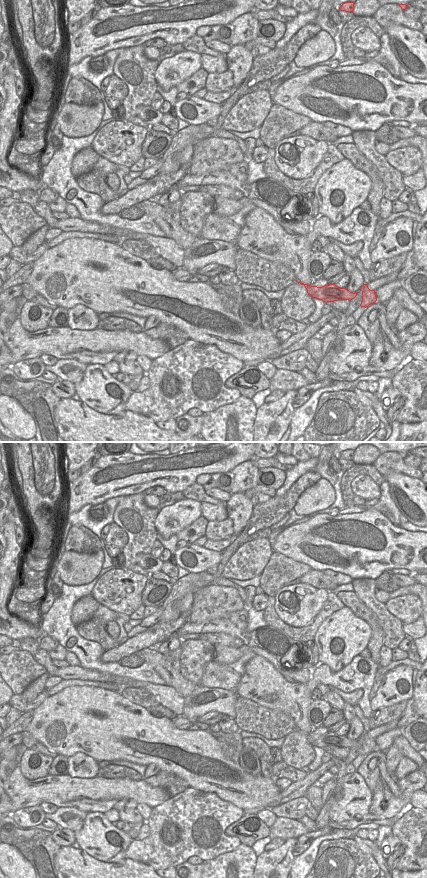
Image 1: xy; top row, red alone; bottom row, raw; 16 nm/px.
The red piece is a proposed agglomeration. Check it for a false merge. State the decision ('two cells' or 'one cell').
two cells

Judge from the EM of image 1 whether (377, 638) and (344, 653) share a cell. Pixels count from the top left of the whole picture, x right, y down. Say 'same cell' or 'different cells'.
different cells

